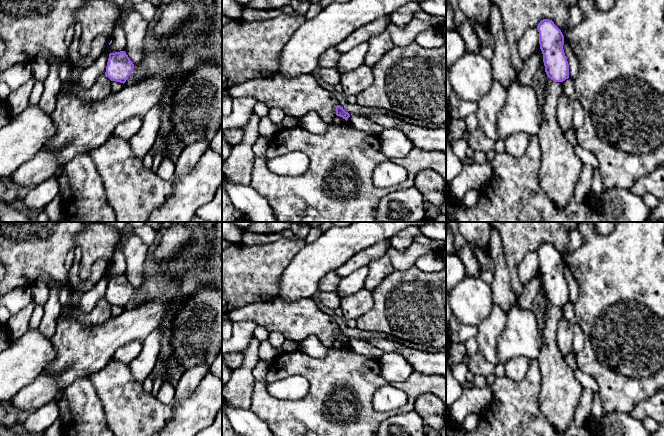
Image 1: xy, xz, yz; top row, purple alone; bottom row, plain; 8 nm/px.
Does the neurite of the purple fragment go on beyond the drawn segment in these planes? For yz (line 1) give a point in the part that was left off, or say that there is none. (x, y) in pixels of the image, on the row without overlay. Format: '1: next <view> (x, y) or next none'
1: next none

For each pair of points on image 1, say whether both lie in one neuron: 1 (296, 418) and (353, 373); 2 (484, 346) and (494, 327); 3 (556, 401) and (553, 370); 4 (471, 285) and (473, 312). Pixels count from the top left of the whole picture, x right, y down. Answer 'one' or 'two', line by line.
1: one
2: one
3: one
4: one

